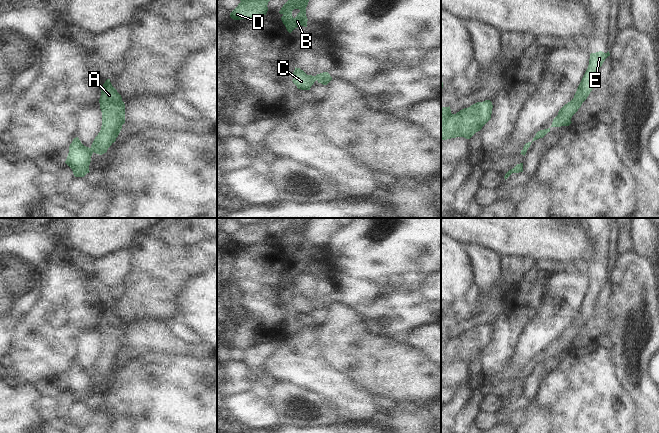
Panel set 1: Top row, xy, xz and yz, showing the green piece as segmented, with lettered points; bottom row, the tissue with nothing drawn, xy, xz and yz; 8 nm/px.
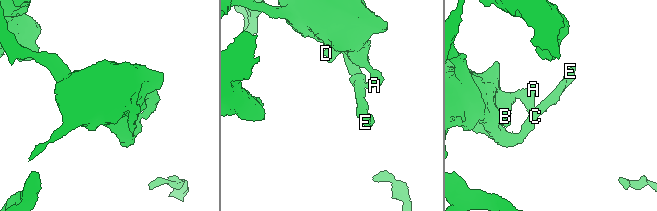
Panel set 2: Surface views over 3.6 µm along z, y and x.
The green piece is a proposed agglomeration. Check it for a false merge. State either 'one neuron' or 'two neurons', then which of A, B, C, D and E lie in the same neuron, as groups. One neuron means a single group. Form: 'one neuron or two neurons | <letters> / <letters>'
two neurons | A B D / C E

